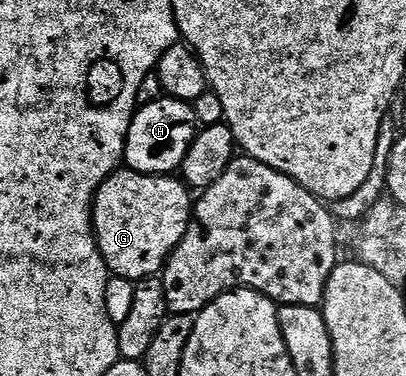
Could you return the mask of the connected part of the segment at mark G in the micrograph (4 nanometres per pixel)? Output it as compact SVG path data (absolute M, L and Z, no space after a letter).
M116 170L103 181L93 201L93 231L99 245L99 253L108 269L116 277L132 282L147 279L162 273L171 251L187 233L187 226L193 219L193 196L182 179L171 174L148 176L145 172Z

